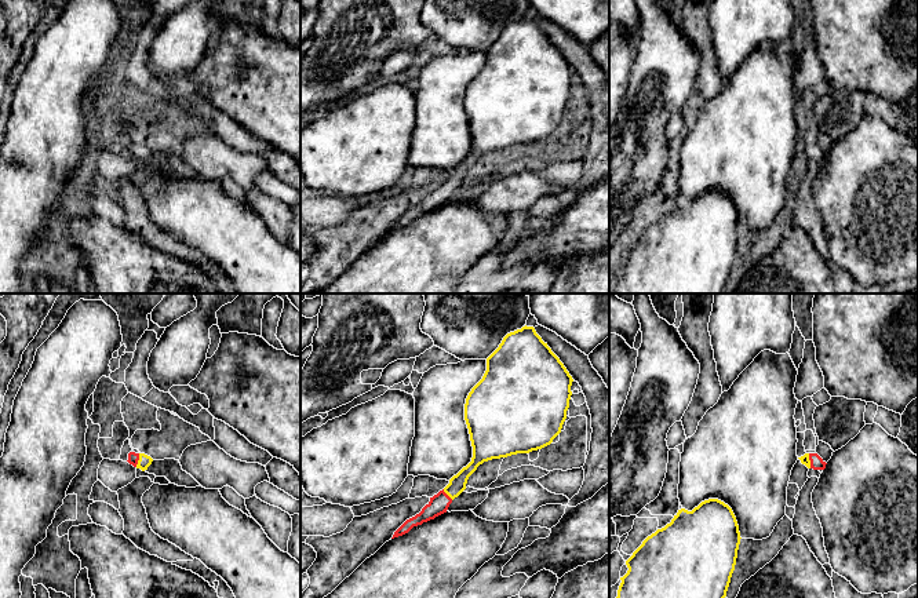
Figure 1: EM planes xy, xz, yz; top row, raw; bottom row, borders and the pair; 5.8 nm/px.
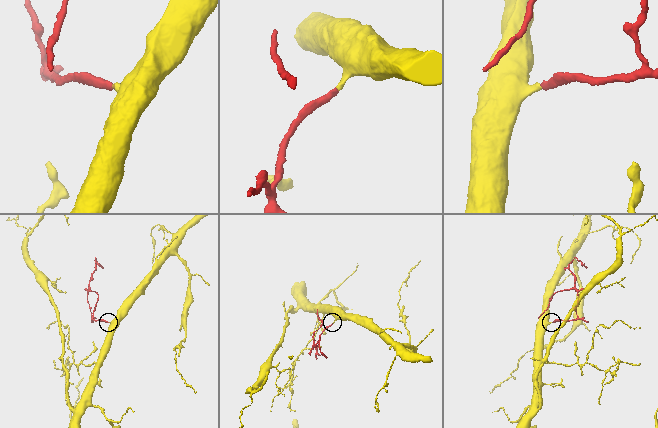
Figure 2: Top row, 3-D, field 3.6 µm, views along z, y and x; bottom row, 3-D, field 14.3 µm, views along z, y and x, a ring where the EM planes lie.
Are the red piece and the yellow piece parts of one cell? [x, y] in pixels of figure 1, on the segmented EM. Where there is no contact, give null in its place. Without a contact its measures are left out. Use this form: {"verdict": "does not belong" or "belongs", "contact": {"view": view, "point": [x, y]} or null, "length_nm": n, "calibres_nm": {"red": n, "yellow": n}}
{"verdict": "belongs", "contact": {"view": "xy", "point": [138, 459]}, "length_nm": 80, "calibres_nm": {"red": 60, "yellow": 70}}

